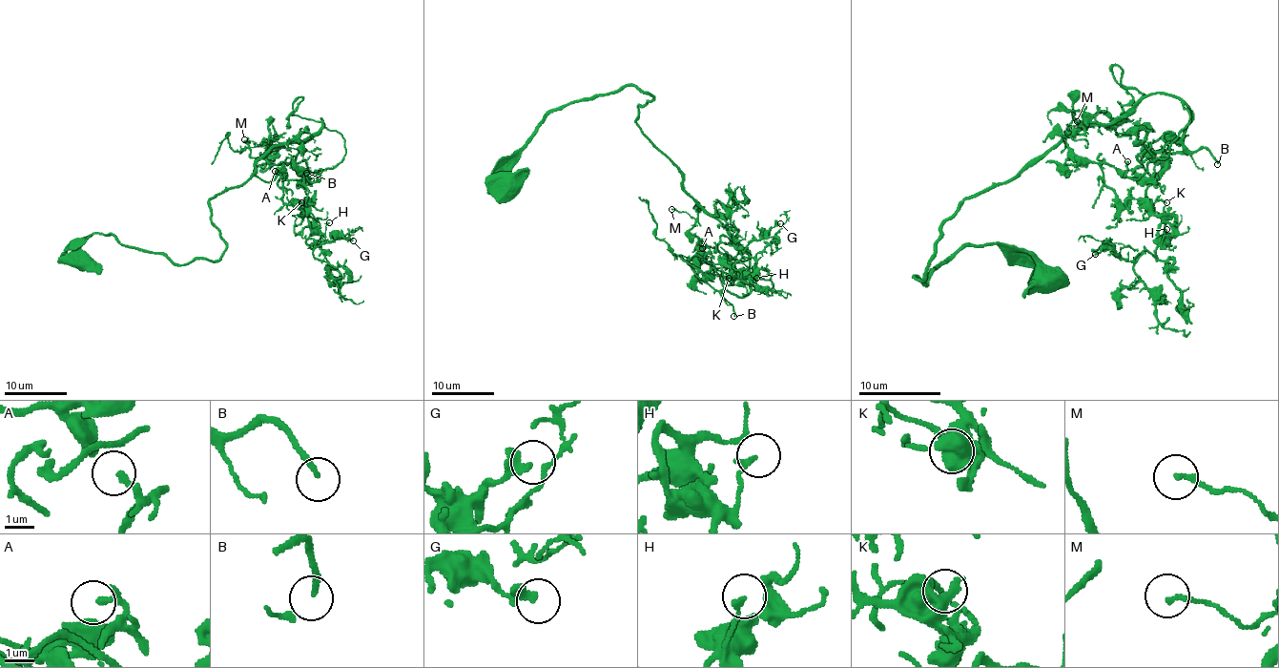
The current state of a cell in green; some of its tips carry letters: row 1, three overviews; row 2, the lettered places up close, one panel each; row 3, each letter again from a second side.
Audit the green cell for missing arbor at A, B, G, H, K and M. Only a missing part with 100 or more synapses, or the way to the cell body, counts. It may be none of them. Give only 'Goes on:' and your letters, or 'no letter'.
Goes on: B

